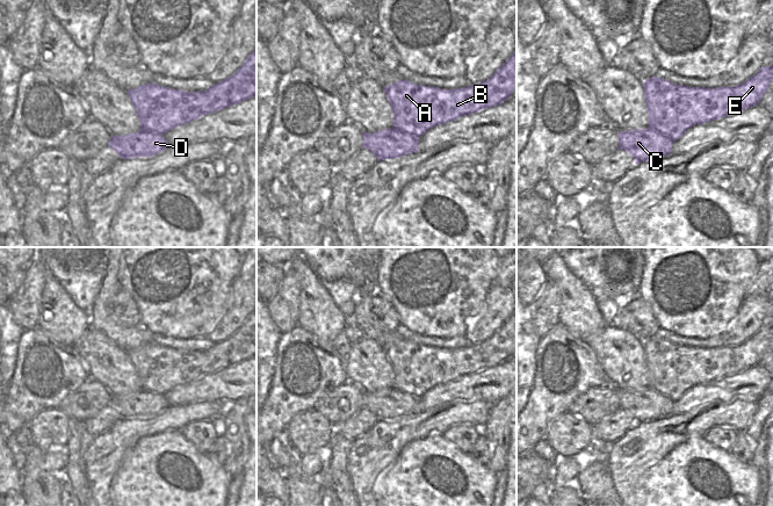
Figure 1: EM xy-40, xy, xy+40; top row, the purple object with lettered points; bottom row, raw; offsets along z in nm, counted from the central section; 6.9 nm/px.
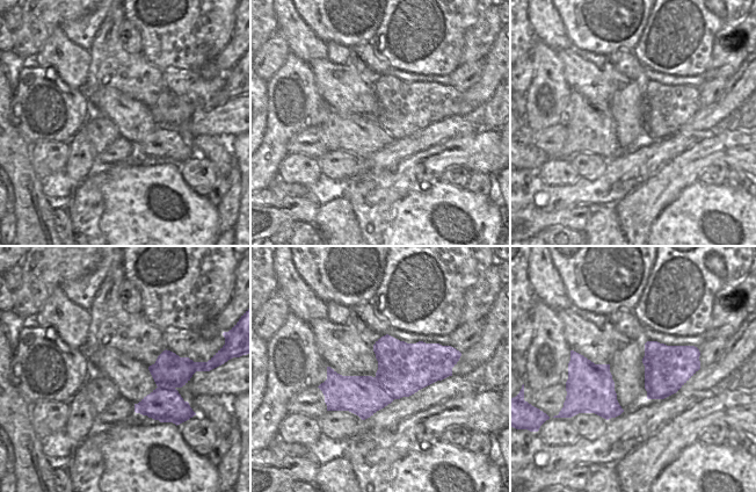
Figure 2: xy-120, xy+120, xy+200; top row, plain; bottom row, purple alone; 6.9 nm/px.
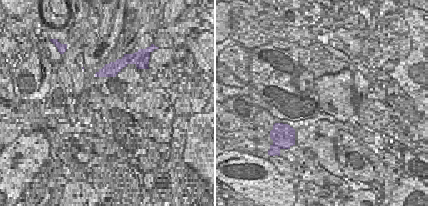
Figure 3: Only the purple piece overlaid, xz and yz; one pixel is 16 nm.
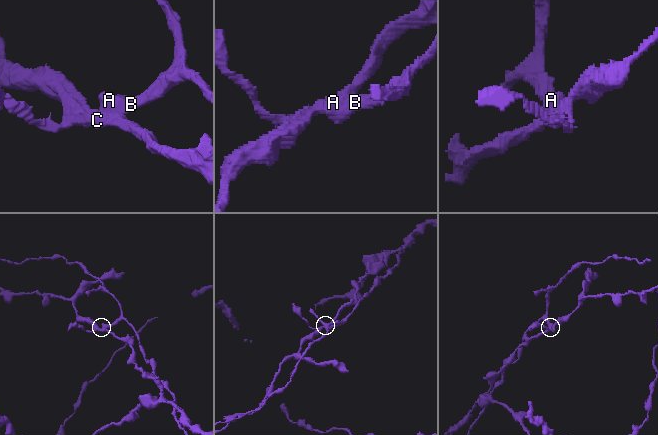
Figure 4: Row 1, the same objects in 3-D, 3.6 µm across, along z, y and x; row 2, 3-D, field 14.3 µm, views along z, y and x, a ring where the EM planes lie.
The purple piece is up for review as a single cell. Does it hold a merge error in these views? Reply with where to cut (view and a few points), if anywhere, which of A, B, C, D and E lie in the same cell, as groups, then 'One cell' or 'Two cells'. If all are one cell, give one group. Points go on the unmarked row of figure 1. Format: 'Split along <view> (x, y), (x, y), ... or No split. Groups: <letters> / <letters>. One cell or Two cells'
Split along xy (391, 388), (412, 394), (418, 398). Groups: A B E / C D. Two cells.

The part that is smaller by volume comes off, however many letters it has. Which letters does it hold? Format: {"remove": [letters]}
{"remove": ["A", "B", "E"]}

